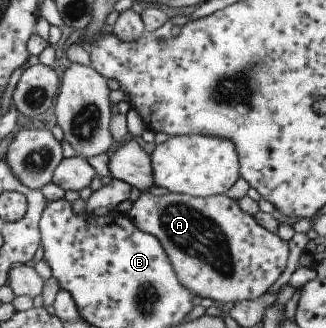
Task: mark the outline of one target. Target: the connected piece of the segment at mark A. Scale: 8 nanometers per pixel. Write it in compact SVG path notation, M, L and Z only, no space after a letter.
M140 192L138 198L131 204L126 216L140 231L156 237L158 243L160 243L162 249L164 249L168 261L170 261L178 283L180 283L182 287L186 287L186 289L192 293L192 296L198 295L198 297L202 297L202 299L208 297L208 299L220 301L220 303L235 303L248 299L258 299L258 297L260 297L264 291L268 291L268 287L270 288L270 285L280 277L280 273L282 273L286 265L286 257L288 257L287 242L278 238L277 234L270 233L270 231L264 229L262 225L258 225L251 215L244 213L244 211L238 207L236 200L232 200L224 194L210 195L208 197L192 197L192 195L176 192L164 193L164 195L152 195L148 192Z

